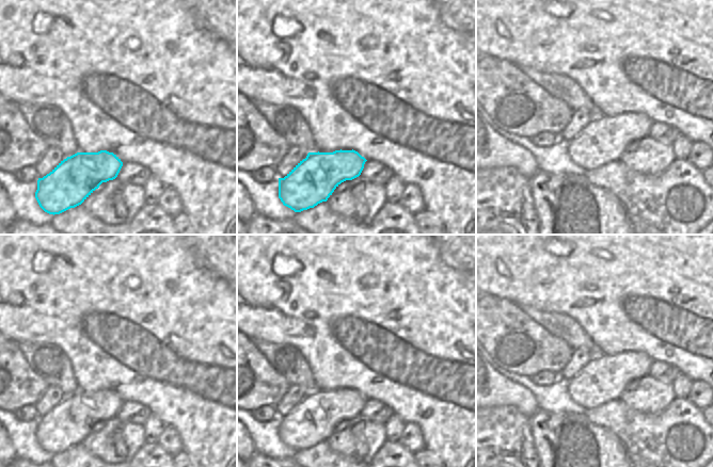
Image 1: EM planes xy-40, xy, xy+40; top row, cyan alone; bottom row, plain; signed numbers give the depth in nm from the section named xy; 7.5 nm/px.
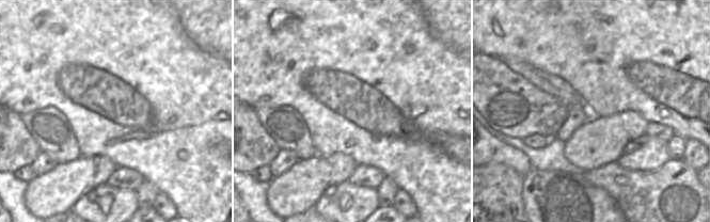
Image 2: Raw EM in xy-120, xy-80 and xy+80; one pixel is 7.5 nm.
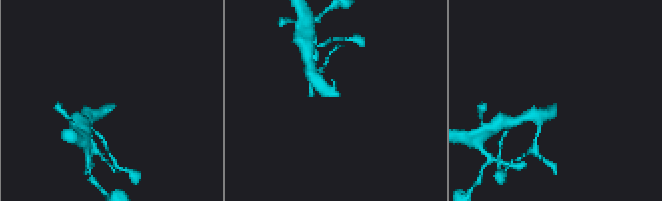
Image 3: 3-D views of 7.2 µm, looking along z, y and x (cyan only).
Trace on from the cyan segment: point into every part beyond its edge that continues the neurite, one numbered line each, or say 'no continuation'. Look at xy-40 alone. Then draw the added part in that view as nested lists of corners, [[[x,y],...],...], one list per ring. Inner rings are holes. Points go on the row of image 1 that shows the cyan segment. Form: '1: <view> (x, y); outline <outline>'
no continuation

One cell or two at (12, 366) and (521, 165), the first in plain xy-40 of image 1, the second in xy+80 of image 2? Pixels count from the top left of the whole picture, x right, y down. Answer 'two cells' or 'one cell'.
one cell

